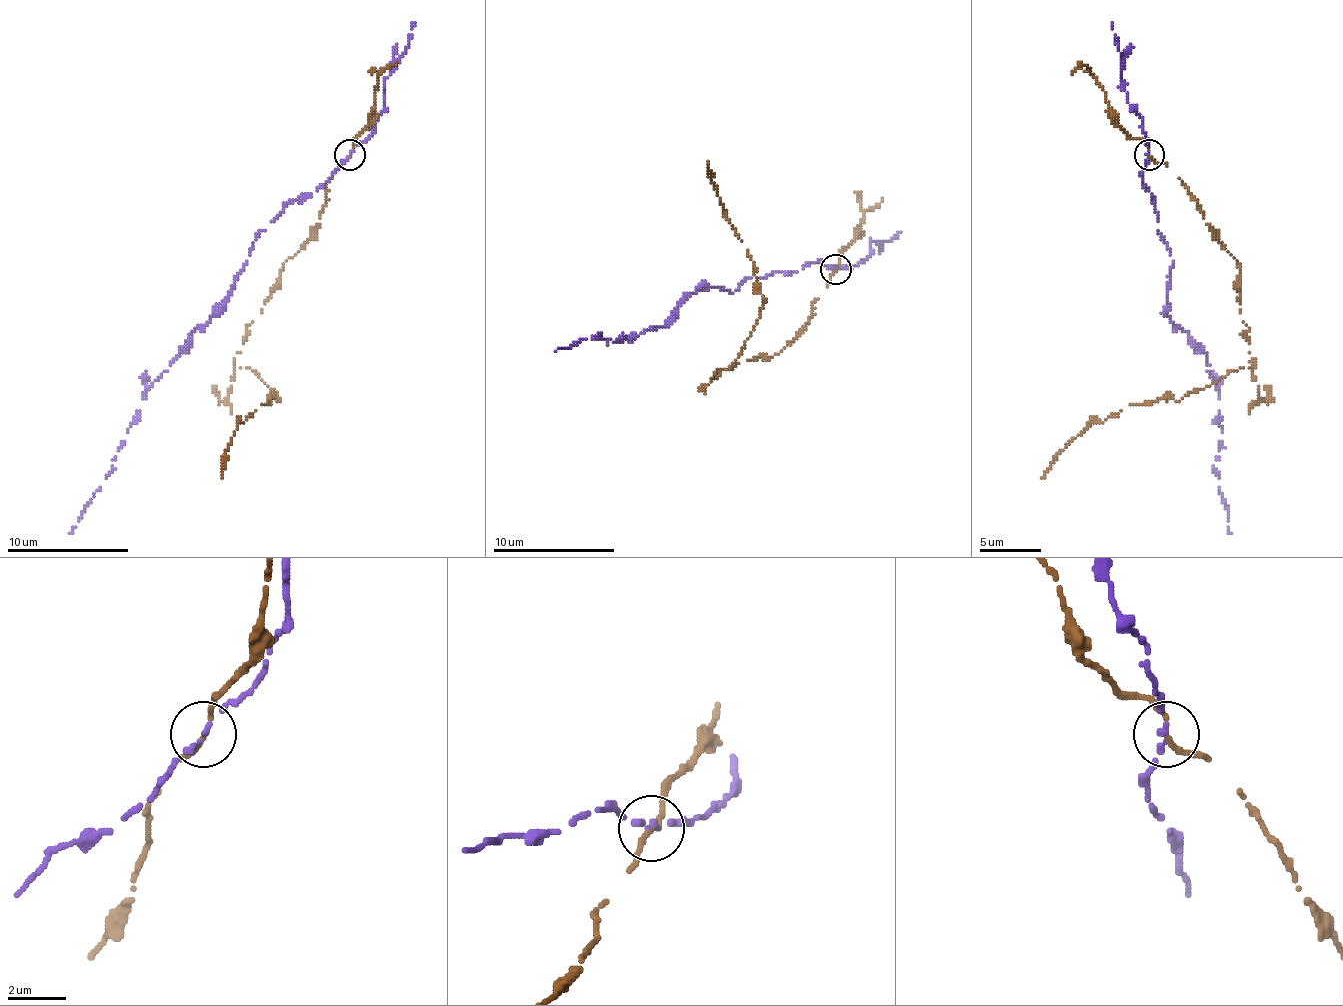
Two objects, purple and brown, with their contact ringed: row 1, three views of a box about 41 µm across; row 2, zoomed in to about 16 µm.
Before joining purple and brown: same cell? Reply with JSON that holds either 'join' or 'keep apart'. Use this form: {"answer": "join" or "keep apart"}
{"answer": "keep apart"}

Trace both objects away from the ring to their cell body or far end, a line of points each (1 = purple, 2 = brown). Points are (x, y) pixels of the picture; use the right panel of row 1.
1: (1148, 154), (1142, 184), (1173, 264), (1167, 316), (1206, 355), (1219, 392), (1222, 429), (1213, 472), (1231, 533)
2: (1148, 157), (1185, 184), (1240, 264), (1252, 368), (1176, 401), (1130, 404), (1090, 423), (1041, 478)

